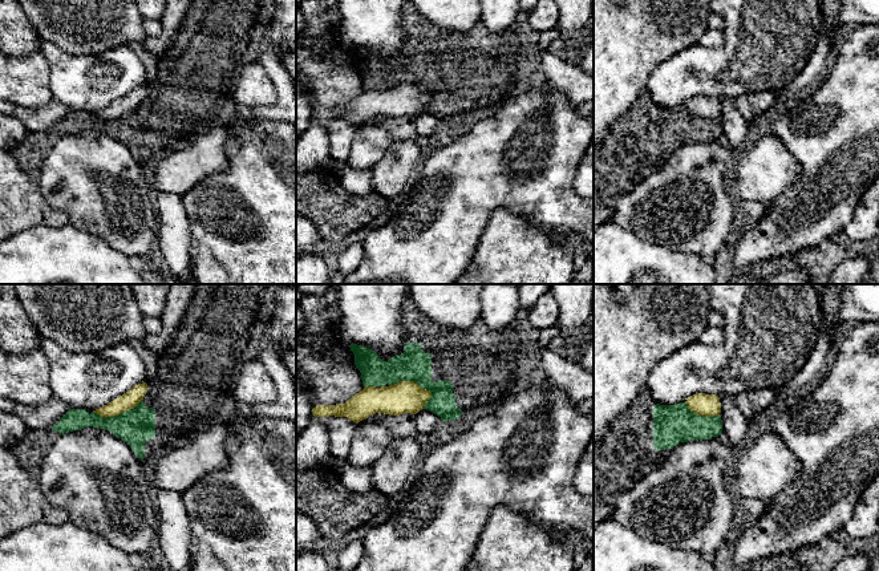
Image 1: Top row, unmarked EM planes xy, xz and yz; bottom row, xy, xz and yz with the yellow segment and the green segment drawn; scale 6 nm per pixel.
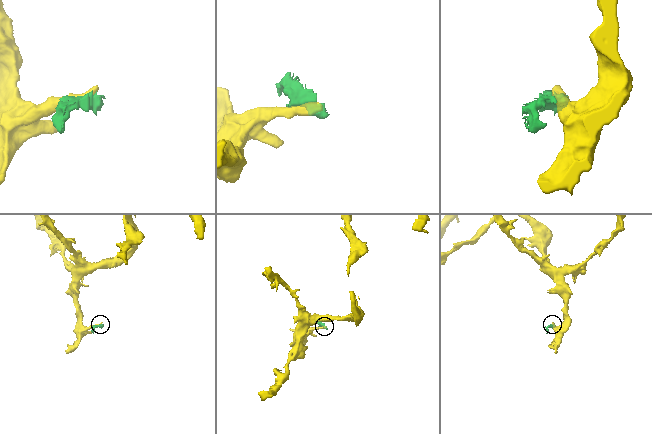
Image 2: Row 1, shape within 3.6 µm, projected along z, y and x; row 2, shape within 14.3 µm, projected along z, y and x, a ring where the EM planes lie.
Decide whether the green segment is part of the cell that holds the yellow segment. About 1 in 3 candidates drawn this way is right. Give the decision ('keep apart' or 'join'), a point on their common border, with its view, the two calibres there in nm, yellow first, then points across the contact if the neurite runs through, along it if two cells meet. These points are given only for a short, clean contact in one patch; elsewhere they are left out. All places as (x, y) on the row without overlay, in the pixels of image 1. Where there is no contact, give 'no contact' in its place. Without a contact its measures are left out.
keep apart; contact xz (412, 84); calibres 190 and 190 nm; border xz (389, 86), (416, 84), (428, 92), (432, 98)

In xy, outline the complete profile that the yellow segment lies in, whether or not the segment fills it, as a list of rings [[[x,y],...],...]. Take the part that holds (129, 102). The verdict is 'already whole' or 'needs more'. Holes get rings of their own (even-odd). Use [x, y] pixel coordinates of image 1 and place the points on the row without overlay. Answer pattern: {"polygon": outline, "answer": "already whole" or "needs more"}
{"polygon": [[[146,85],[138,86],[108,108],[93,114],[105,121],[118,118],[126,113],[135,110],[143,102],[147,92],[149,90]]], "answer": "already whole"}

